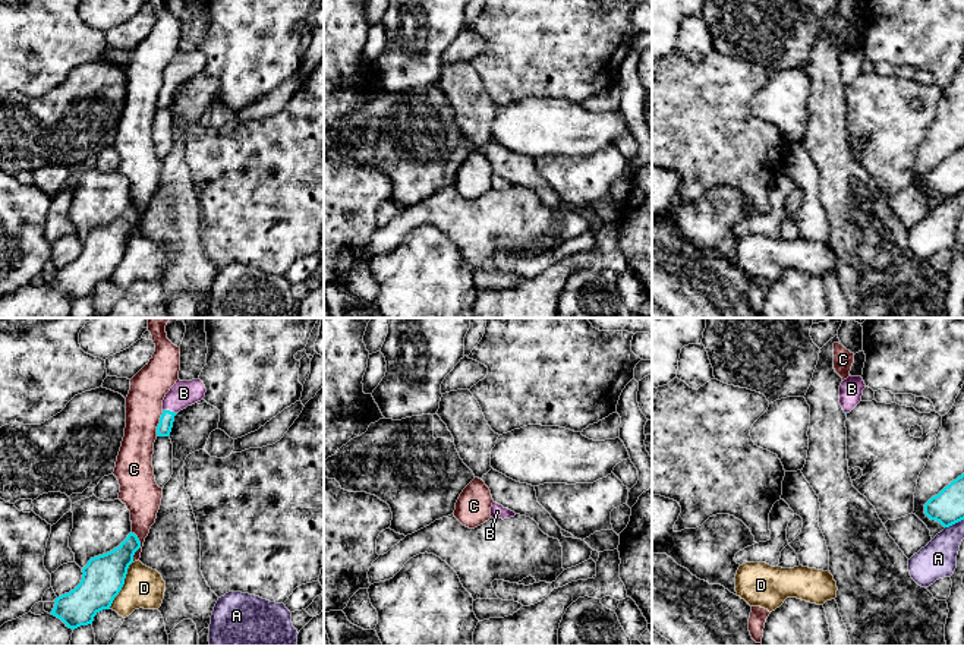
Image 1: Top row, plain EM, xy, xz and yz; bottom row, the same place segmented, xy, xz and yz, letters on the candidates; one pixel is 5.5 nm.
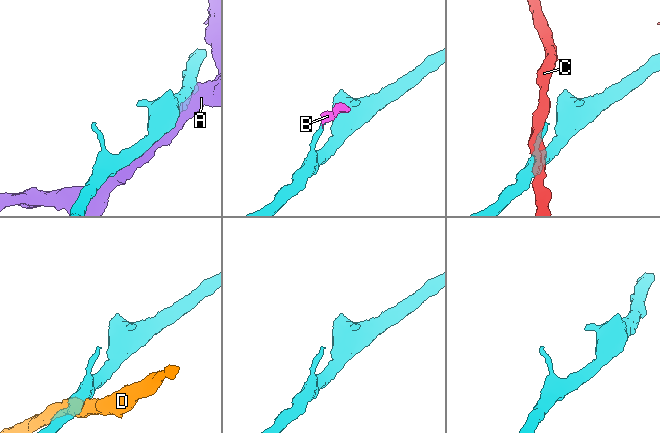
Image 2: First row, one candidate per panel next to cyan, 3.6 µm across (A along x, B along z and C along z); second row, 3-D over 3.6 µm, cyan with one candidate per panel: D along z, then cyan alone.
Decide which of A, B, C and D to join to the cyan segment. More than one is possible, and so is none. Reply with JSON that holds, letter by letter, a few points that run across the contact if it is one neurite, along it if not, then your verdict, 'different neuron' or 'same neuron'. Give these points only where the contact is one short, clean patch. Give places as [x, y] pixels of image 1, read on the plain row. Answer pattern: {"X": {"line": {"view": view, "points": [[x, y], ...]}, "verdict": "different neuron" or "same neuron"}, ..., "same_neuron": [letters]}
{"A": {"verdict": "different neuron"}, "B": {"line": {"view": "xy", "points": [[167, 90], [169, 82], [183, 65]]}, "verdict": "same neuron"}, "C": {"verdict": "different neuron"}, "D": {"verdict": "different neuron"}, "same_neuron": ["B"]}

